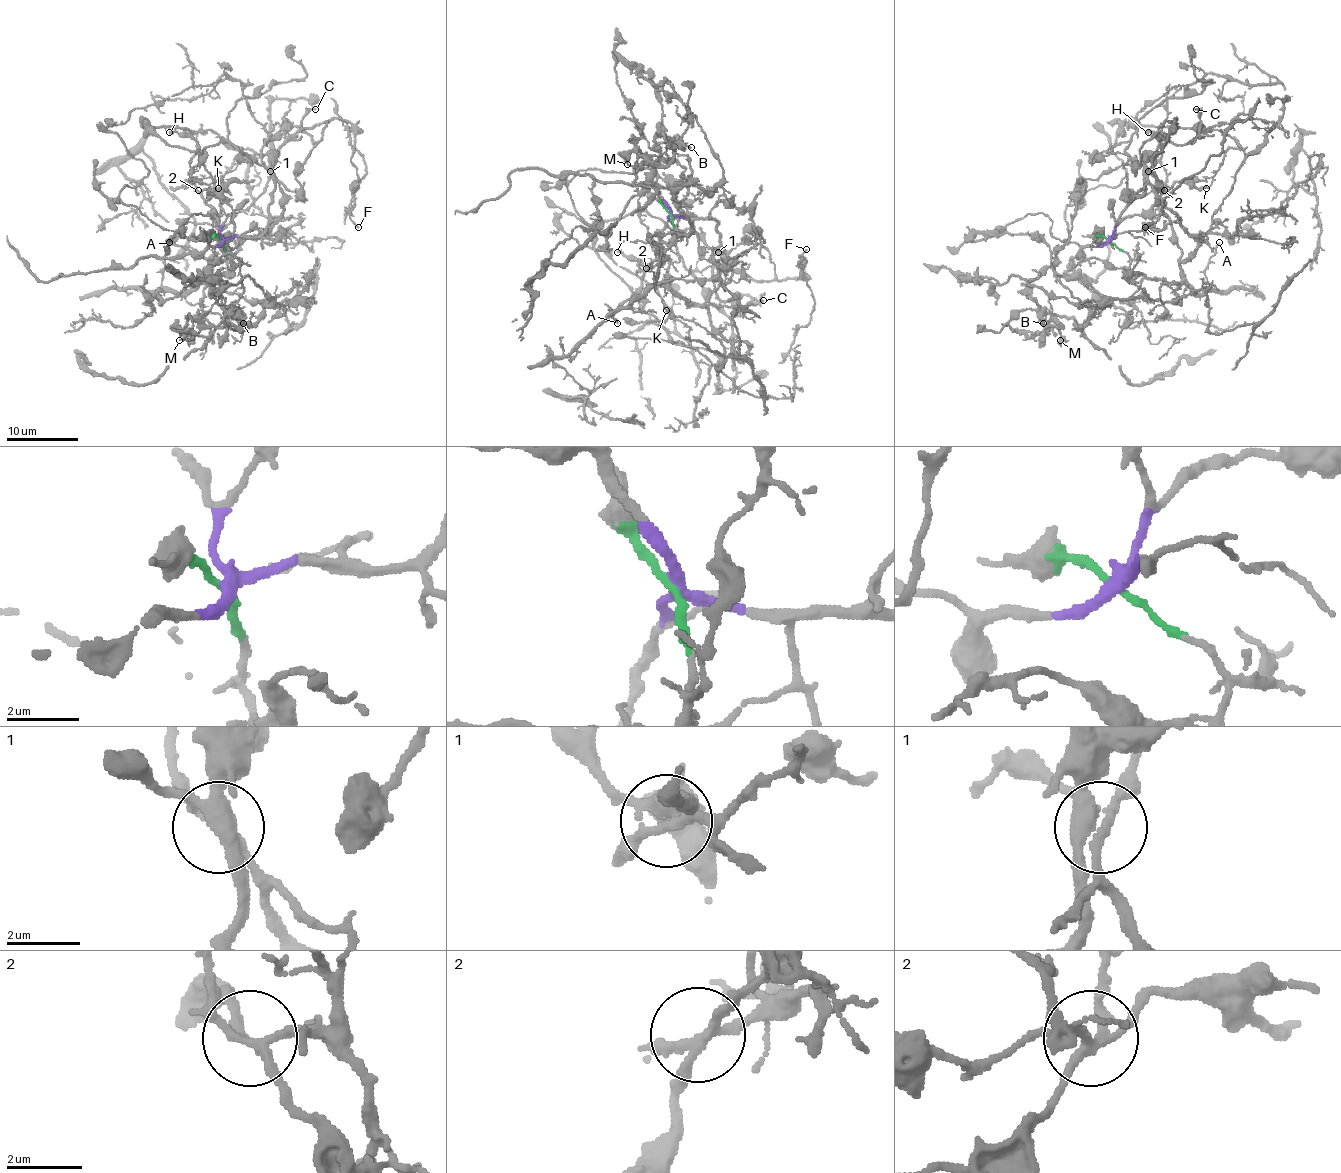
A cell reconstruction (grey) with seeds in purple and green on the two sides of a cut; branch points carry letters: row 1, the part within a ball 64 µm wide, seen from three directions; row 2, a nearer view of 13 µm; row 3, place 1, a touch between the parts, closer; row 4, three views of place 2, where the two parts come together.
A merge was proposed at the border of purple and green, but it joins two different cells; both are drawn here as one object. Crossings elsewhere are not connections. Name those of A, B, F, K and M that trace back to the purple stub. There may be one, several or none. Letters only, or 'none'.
F, K

